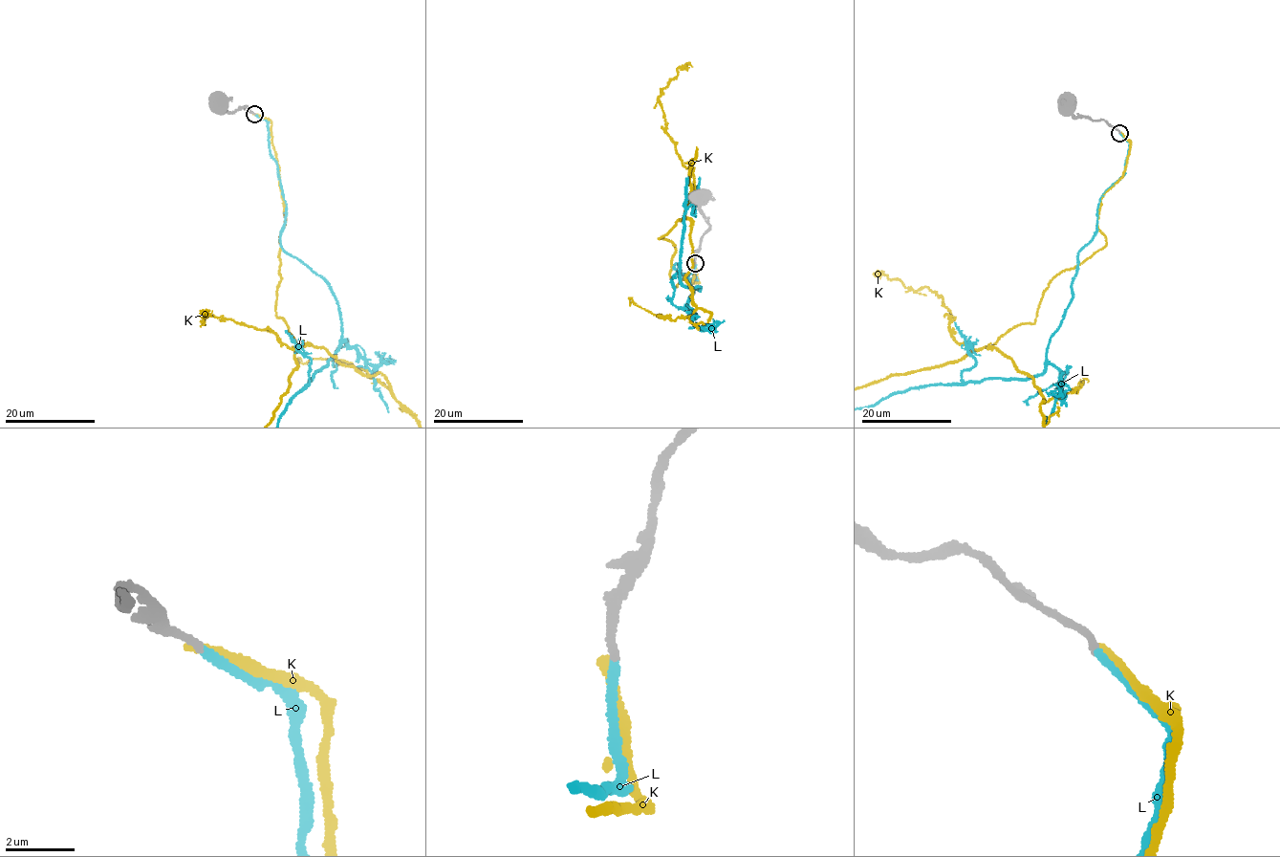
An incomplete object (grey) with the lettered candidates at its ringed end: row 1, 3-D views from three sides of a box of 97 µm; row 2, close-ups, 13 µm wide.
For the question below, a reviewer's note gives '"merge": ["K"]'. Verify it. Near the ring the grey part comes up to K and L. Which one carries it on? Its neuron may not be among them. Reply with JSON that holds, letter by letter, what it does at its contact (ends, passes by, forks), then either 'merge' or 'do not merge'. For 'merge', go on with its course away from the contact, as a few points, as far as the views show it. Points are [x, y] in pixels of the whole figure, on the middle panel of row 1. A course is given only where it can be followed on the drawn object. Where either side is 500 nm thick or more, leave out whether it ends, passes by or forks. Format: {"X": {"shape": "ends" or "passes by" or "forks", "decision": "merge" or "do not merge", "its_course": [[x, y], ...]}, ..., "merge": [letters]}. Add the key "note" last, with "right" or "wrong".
{"K": {"shape": "ends", "decision": "do not merge"}, "L": {"shape": "ends", "decision": "merge"}, "merge": ["L"], "note": "wrong"}

